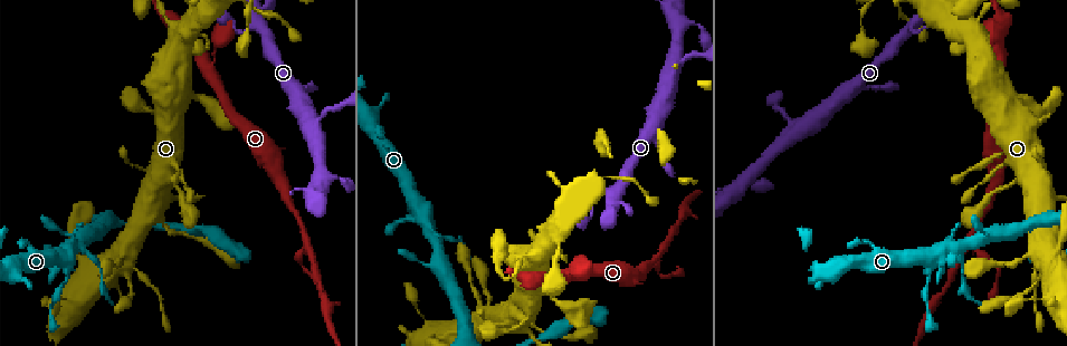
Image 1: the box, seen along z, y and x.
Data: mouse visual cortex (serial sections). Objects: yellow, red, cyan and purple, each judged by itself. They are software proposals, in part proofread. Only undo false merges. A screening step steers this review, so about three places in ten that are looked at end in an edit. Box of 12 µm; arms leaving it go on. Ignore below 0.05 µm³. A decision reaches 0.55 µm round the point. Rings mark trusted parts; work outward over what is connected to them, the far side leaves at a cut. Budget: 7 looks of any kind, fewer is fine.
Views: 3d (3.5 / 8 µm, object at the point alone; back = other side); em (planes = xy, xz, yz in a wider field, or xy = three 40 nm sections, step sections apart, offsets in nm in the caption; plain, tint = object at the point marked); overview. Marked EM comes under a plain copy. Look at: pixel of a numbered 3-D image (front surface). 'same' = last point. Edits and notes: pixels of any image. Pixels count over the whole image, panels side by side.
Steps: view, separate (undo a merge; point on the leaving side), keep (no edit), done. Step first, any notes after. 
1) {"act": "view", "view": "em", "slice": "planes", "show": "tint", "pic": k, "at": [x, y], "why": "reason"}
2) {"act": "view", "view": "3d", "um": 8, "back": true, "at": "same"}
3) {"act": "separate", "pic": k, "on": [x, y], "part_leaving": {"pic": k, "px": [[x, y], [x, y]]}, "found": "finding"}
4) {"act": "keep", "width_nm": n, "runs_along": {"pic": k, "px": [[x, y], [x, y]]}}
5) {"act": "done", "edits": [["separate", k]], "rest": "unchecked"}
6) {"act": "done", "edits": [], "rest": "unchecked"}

{"act": "view", "view": "3d", "um": 3.5, "pic": 1, "at": [432, 236], "why": "side arm on a straight run"}

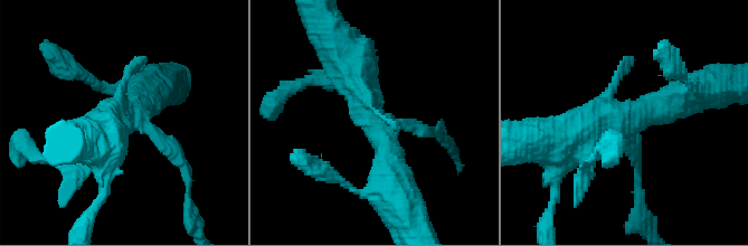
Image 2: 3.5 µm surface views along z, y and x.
{"act": "view", "view": "em", "slice": "planes", "show": "tint", "pic": 2, "at": [380, 123], "why": "need the tissue"}

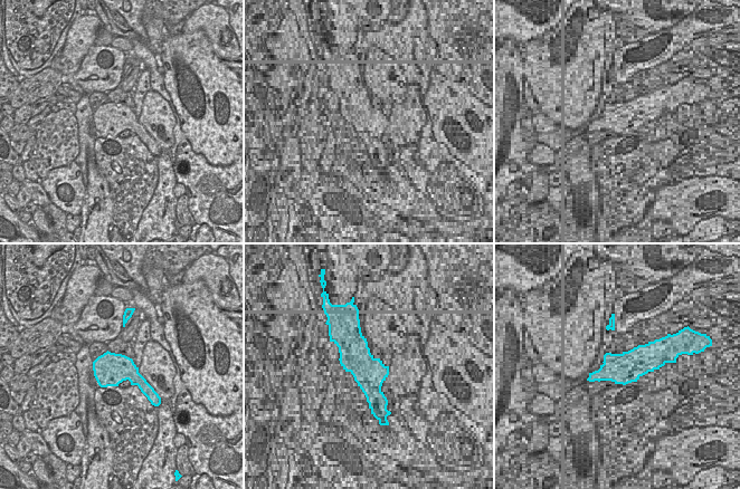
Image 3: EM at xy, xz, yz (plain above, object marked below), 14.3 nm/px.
{"act": "keep", "runs_along": {"pic": 2, "px": [[353, 65], [398, 185]]}, "found": "all the same cell"}

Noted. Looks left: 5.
{"act": "view", "view": "3d", "um": 3.5, "pic": 1, "at": [978, 27], "why": "narrows sharply"}

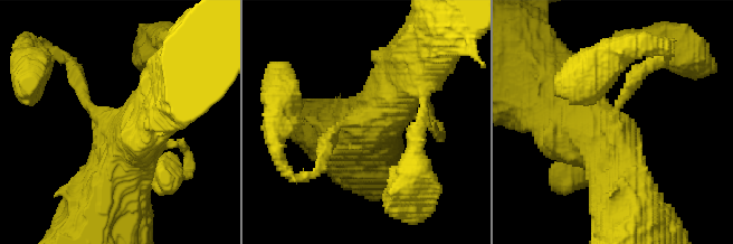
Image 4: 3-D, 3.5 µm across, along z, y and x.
{"act": "view", "view": "em", "slice": "xy", "step": 1, "show": "tint", "pic": 4, "at": [362, 121], "why": "shape alone is not enough"}

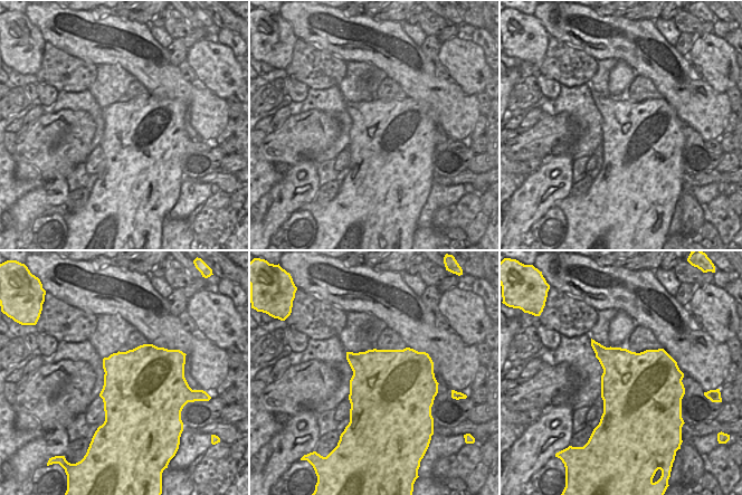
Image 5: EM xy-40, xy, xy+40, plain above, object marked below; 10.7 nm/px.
{"act": "keep", "width_nm": 900, "runs_along": {"pic": 4, "px": [[630, 213], [612, 158], [564, 96]]}, "found": "one cell here"}

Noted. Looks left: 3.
{"act": "view", "view": "3d", "um": 8, "pic": 1, "at": [257, 24], "why": "small branch off a trunk"}

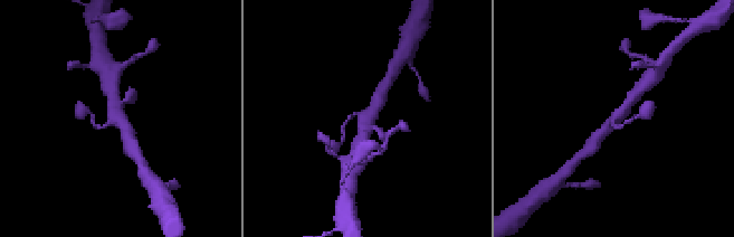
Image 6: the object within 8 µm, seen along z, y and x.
{"act": "view", "view": "em", "slice": "xy", "step": 1, "show": "tint", "pic": 6, "at": [613, 118]}

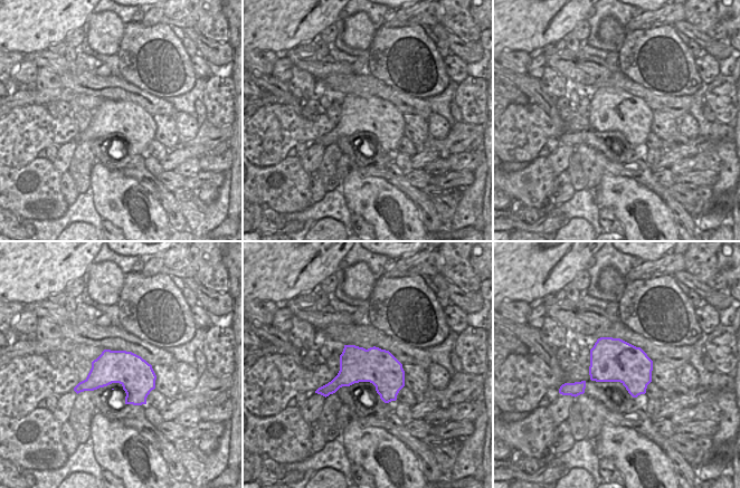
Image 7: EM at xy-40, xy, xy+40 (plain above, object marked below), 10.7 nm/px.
{"act": "keep", "runs_along": {"pic": 6, "px": [[594, 141], [637, 93]]}, "found": "continuous, no second cell"}

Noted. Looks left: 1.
{"act": "done", "edits": [], "rest": "unchecked"}

